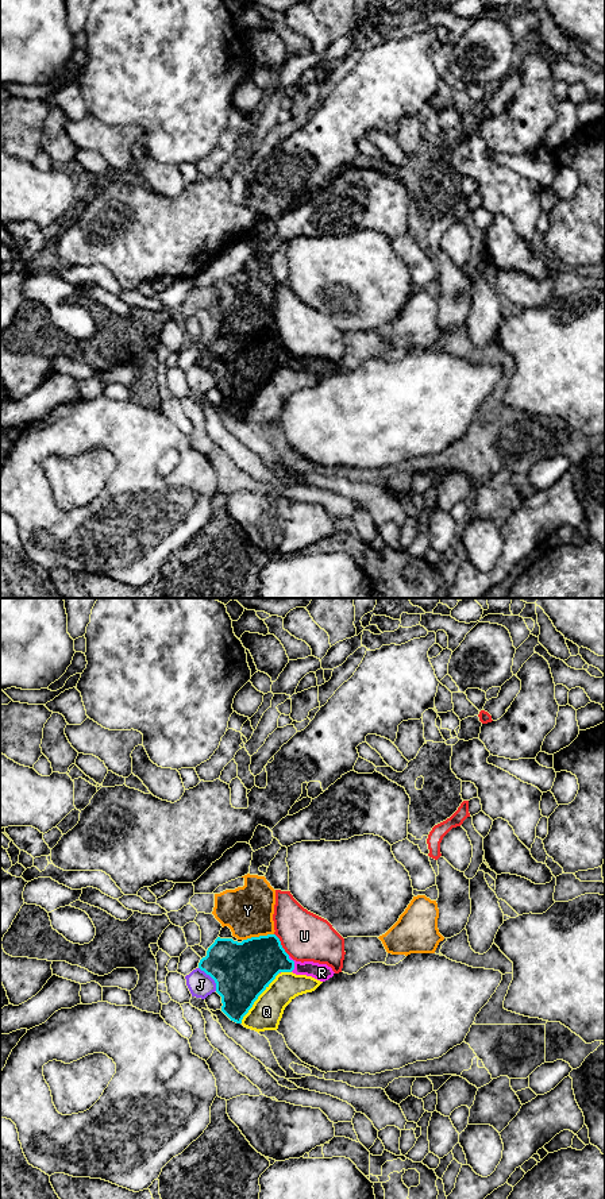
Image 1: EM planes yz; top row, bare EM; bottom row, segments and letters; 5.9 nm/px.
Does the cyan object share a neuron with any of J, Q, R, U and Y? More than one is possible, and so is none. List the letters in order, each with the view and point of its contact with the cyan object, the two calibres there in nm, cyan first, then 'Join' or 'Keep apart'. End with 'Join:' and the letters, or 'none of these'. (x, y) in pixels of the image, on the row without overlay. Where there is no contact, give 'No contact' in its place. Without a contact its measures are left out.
J: Touches cyan at yz (211, 371). Thickness 340 nm (cyan) against 150 nm. Keep apart
Q: Touches cyan at yz (257, 393). Thickness 340 nm (cyan) against 190 nm. Keep apart
R: Touches cyan at yz (293, 359). Thickness 300 nm (cyan) against 100 nm. Join
U: Touches cyan at yz (280, 339). Thickness 320 nm (cyan) against 280 nm. Keep apart
Y: Touches cyan at yz (259, 331). Thickness 340 nm (cyan) against 300 nm. Keep apart
Join: R

